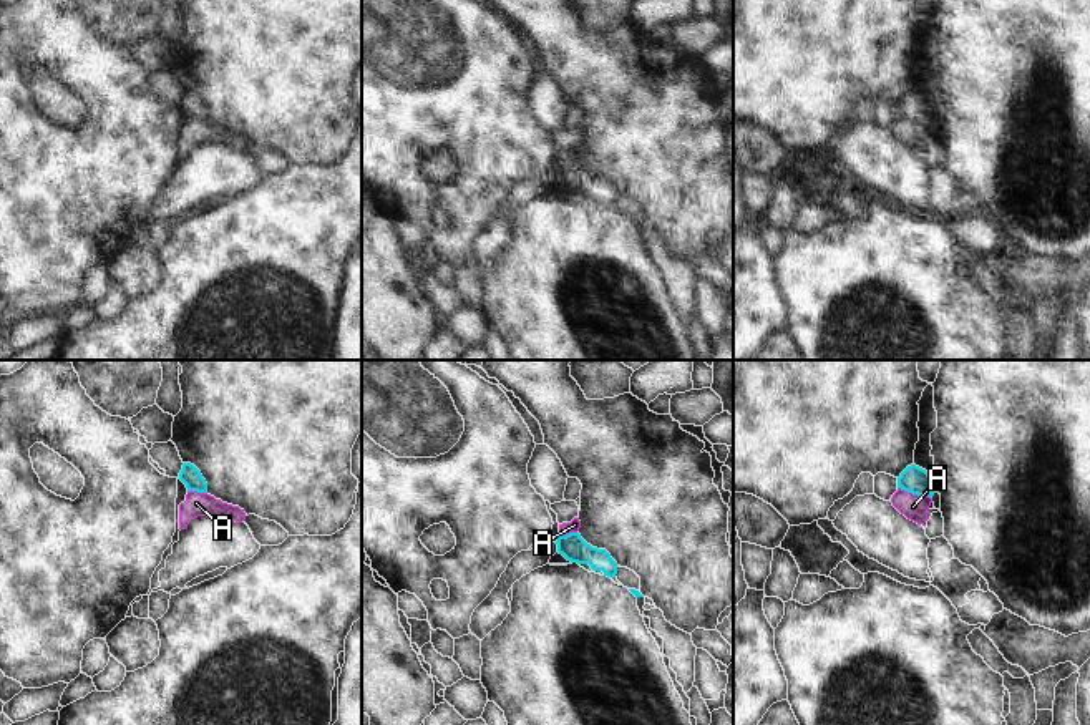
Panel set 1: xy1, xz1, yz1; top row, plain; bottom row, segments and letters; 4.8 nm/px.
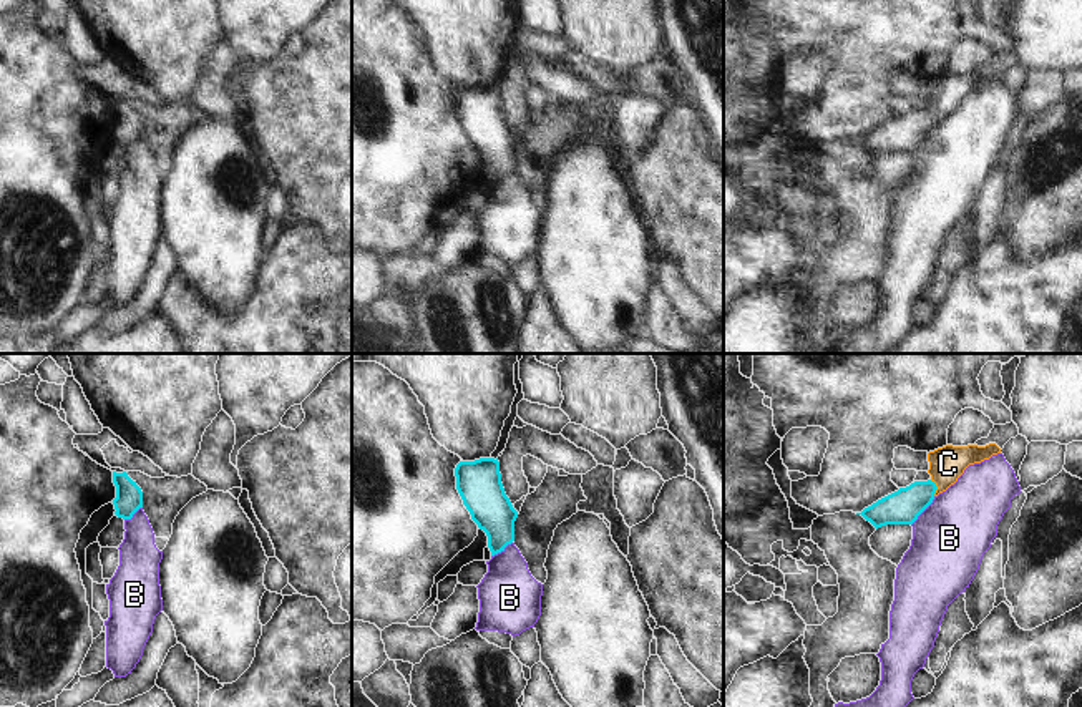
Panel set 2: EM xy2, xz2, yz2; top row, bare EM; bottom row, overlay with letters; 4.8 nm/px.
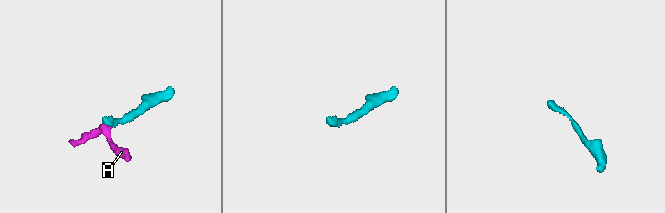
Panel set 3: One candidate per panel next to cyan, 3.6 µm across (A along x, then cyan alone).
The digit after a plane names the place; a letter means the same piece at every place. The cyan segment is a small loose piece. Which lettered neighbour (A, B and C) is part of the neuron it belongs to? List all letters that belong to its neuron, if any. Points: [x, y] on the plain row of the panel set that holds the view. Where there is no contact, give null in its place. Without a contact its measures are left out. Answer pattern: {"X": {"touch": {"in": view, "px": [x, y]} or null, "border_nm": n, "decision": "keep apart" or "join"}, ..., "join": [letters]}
{"A": {"touch": {"in": "yz1", "px": [914, 121]}, "border_nm": 180, "decision": "keep apart"}, "B": {"touch": {"in": "yz2", "px": [923, 138]}, "border_nm": 180, "decision": "keep apart"}, "C": {"touch": {"in": "yz2", "px": [936, 115]}, "border_nm": 80, "decision": "join"}, "join": ["C"]}

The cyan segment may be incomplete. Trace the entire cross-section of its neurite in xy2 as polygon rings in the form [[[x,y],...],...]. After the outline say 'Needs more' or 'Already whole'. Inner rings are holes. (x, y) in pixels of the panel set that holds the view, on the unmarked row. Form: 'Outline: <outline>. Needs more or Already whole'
Outline: [[[113,100],[113,111],[116,115],[116,126],[113,128],[115,143],[123,148],[131,148],[143,136],[143,119],[126,100]]]. Already whole.

